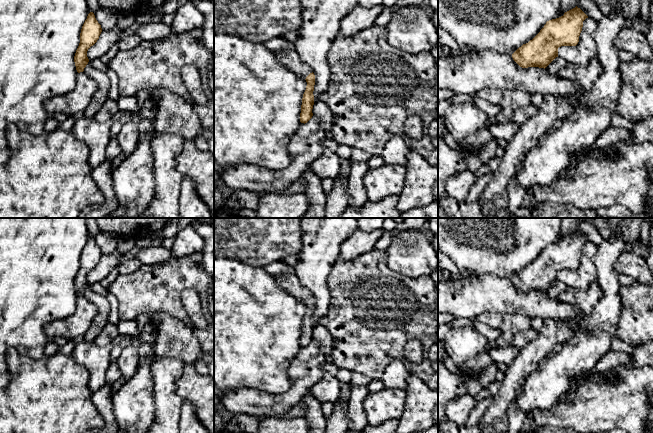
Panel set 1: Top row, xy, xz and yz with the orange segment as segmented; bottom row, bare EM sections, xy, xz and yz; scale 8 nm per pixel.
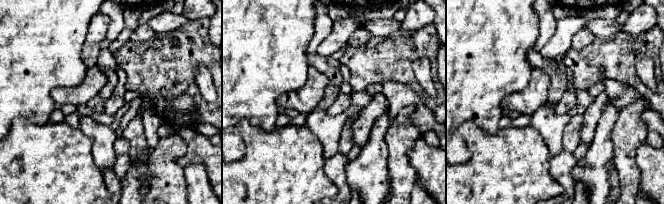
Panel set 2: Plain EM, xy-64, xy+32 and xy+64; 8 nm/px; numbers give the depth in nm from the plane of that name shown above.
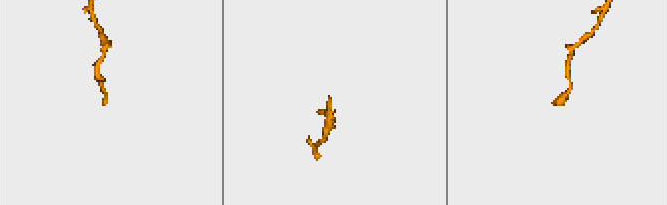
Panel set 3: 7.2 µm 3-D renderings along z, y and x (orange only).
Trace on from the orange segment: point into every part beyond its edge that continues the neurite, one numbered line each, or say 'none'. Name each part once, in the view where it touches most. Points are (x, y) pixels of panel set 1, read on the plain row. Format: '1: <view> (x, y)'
1: xz (290, 283)

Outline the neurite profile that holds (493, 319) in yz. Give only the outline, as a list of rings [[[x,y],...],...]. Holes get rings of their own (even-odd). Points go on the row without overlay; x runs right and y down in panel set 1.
[[[485,312],[479,315],[476,320],[487,324],[488,326],[493,327],[495,329],[499,329],[503,322],[503,314],[497,312]]]

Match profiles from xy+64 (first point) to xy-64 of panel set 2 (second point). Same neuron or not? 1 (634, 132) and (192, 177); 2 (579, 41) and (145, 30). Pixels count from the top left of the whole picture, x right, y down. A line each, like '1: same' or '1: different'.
1: different
2: same

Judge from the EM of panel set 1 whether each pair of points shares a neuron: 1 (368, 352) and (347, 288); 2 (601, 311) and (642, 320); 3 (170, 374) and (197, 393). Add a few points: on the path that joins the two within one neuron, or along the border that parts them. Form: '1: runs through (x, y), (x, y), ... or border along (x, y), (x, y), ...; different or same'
1: runs through (368, 336), (368, 309), (363, 304); same
2: border along (620, 291), (620, 319), (613, 336); different
3: border along (186, 364), (176, 382), (176, 393), (182, 399); different

